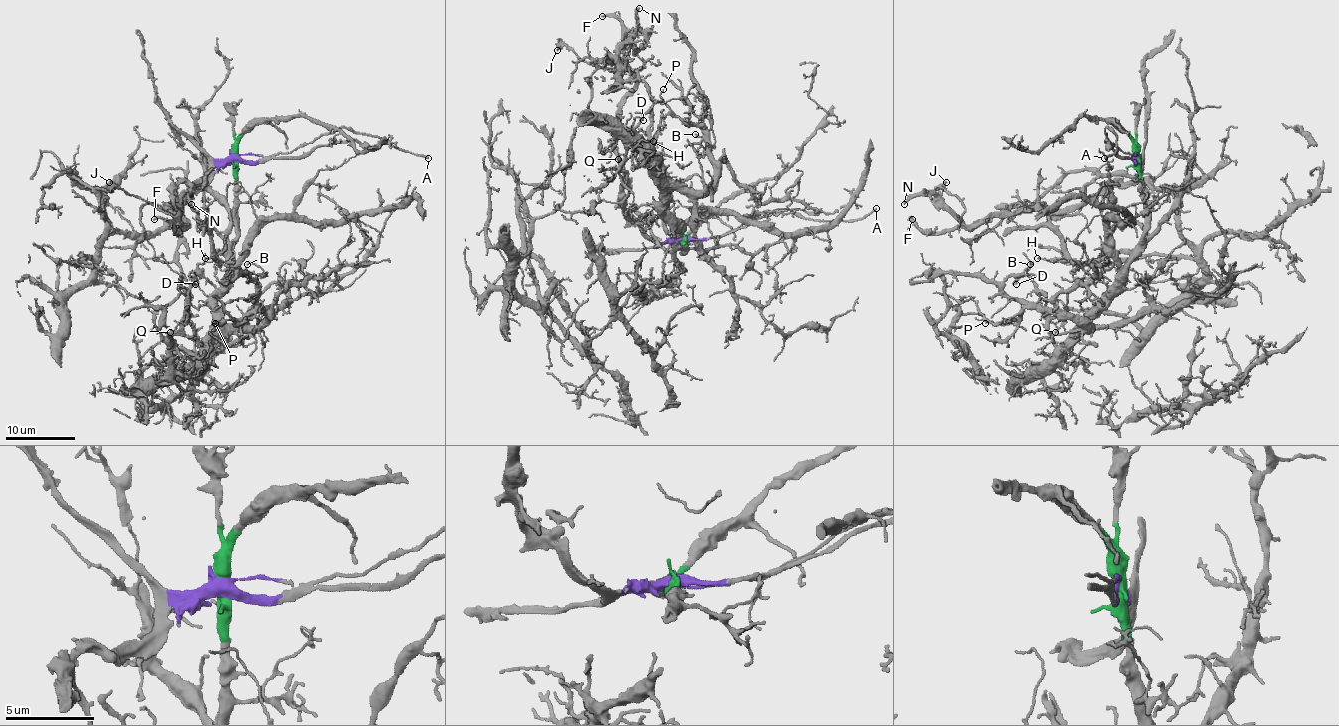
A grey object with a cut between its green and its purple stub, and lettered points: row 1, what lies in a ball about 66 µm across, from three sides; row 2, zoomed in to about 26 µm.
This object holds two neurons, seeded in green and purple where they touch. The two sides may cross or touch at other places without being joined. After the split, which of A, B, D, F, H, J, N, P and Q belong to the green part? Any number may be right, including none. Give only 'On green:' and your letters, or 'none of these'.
On green: B, D, H, P, Q

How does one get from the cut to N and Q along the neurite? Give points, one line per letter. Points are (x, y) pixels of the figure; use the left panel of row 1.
N: (235, 157), (183, 182), (166, 206), (186, 227), (179, 199), (190, 196), (192, 204)
Q: (235, 156), (237, 241), (225, 286), (214, 296), (214, 332), (202, 345), (190, 324), (181, 322), (171, 332)

